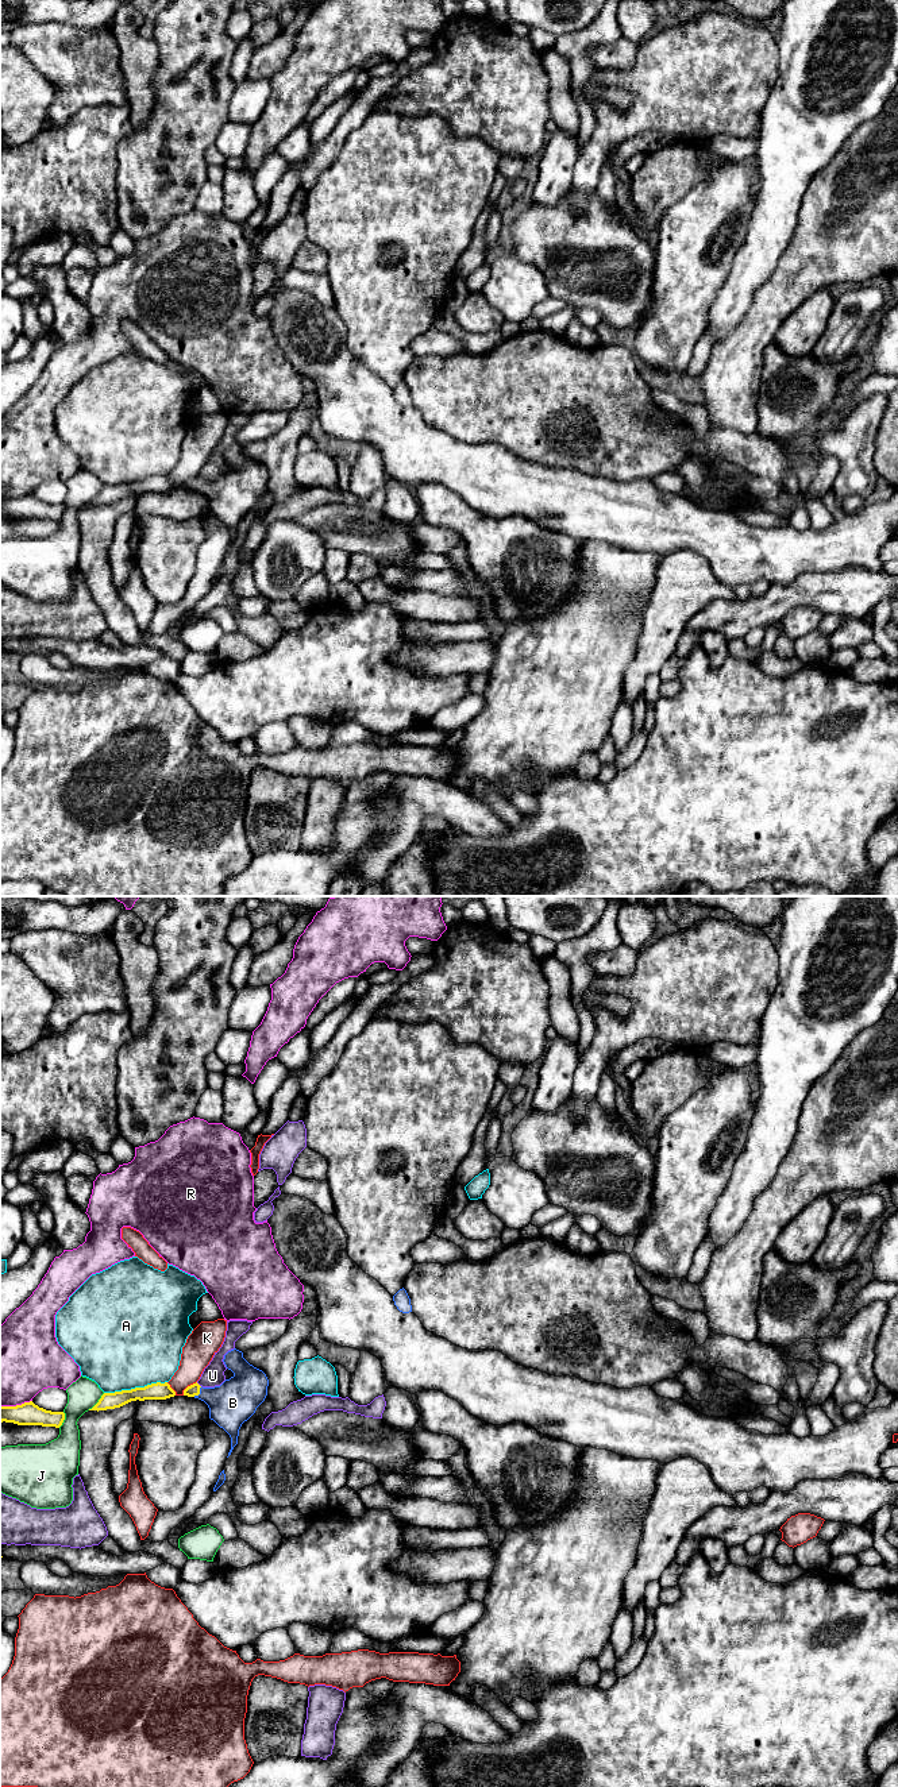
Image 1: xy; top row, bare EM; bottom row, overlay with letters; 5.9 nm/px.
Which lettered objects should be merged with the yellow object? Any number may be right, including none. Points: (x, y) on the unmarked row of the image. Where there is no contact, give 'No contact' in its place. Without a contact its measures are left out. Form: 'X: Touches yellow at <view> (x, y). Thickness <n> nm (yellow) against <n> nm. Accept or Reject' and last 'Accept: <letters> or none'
A: Touches yellow at xy (135, 481). Thickness 100 nm (yellow) against 500 nm. Reject
B: Touches yellow at xy (199, 486). Thickness 70 nm (yellow) against 260 nm. Accept
J: Touches yellow at xy (97, 496). Thickness 100 nm (yellow) against 190 nm. Reject
K: Touches yellow at xy (188, 479). Thickness 70 nm (yellow) against 190 nm. Reject
R: Touches yellow at xy (16, 498). Thickness 140 nm (yellow) against 480 nm. Reject
U: Touches yellow at xy (199, 478). Thickness 70 nm (yellow) against 130 nm. Reject
Accept: B

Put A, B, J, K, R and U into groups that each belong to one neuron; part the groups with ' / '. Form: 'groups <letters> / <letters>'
groups A / B / J / K / R / U

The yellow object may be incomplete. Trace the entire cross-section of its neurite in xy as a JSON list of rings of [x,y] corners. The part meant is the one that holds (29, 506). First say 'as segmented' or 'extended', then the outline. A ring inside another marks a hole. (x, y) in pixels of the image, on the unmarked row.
as segmented; [[[32,494],[16,499],[0,499],[0,516],[18,518],[42,518],[59,521],[65,513],[63,505],[39,501]]]

